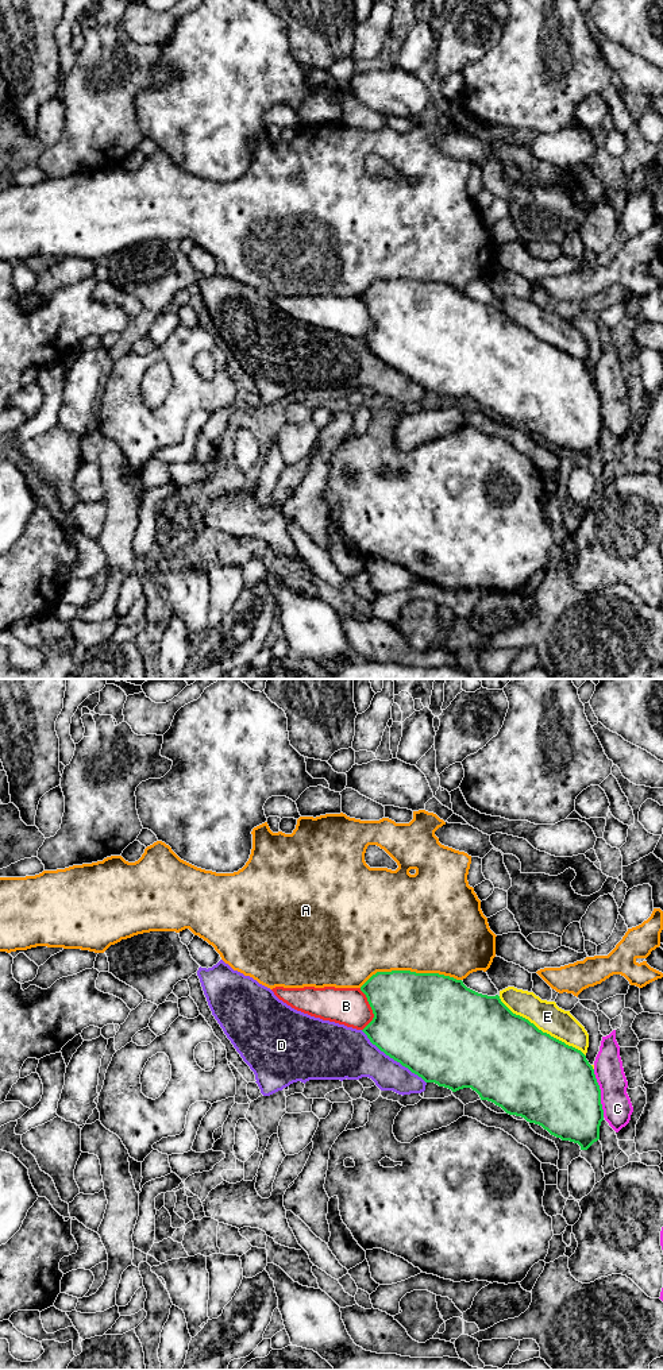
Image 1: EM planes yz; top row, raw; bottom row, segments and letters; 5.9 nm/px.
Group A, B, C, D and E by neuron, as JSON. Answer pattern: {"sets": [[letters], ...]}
{"sets": [["A"], ["B"], ["C"], ["D"], ["E"]]}

